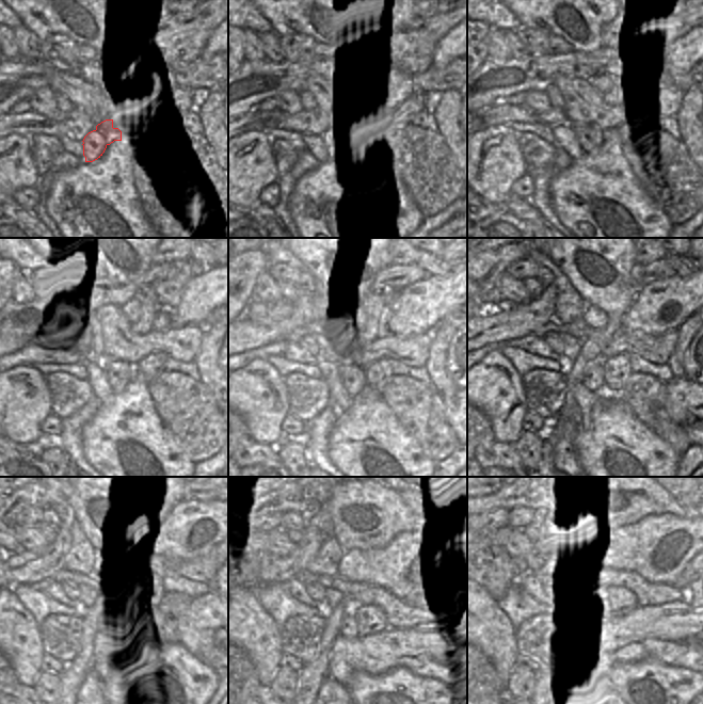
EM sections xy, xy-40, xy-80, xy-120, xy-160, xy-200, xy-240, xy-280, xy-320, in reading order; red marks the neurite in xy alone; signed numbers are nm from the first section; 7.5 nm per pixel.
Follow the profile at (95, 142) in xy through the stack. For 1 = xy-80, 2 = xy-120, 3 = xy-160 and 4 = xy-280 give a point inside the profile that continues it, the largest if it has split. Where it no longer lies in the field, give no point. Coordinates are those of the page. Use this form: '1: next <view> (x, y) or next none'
1: next xy-80 (590, 136)
2: next xy-120 (118, 374)
3: next xy-160 (352, 376)
4: next xy-280 (349, 629)

